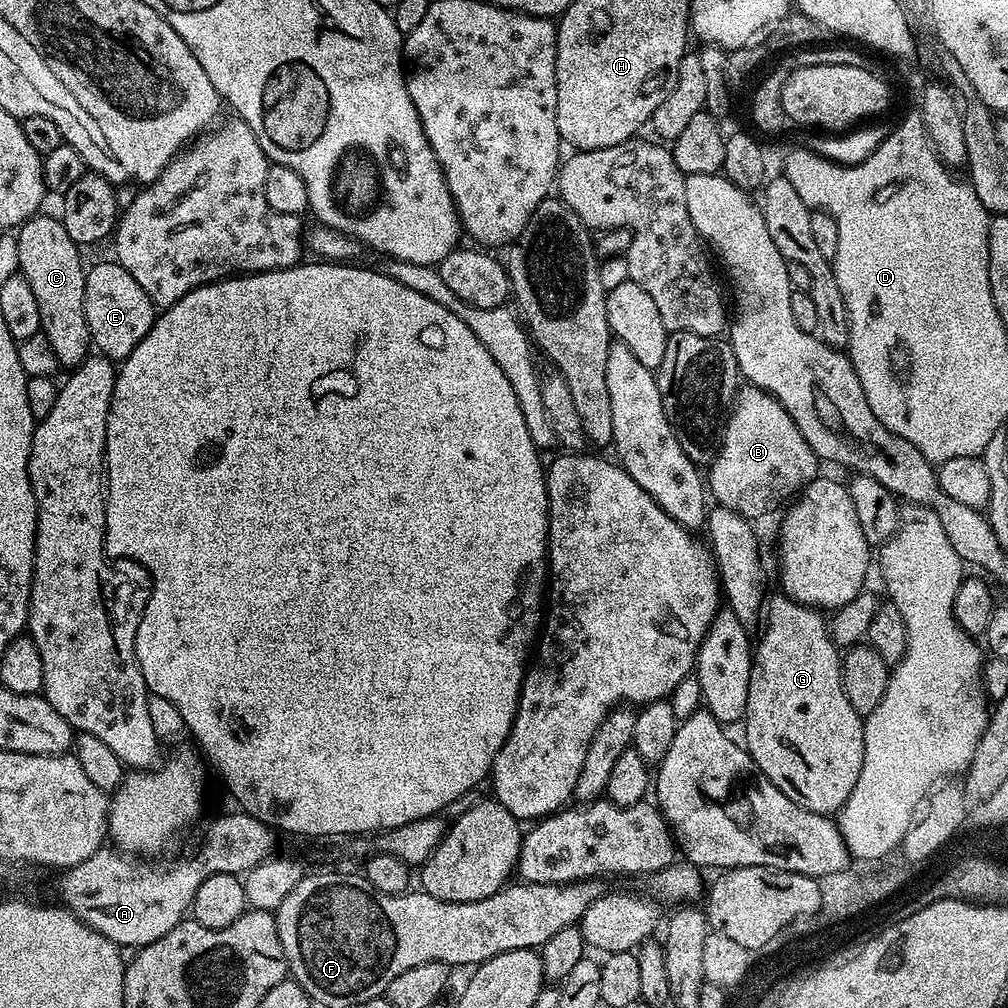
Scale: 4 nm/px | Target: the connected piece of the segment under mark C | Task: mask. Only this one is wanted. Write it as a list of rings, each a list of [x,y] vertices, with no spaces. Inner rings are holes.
[[[37,214],[30,217],[26,223],[19,225],[15,233],[18,242],[18,262],[20,263],[19,275],[30,282],[30,290],[34,290],[34,299],[38,301],[38,318],[40,319],[40,331],[50,342],[54,354],[58,354],[58,362],[61,369],[71,370],[76,367],[88,355],[90,355],[90,337],[86,326],[86,310],[84,309],[84,273],[86,263],[80,257],[81,249],[66,234],[66,226],[55,215],[44,216]]]

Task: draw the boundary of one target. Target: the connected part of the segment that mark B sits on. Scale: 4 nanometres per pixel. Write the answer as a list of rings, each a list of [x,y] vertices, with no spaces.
[[[744,386],[736,393],[735,401],[720,438],[720,453],[706,472],[706,488],[711,499],[719,507],[729,508],[746,519],[756,522],[759,516],[772,512],[783,500],[791,501],[811,480],[817,479],[818,457],[802,438],[802,430],[794,426],[794,418],[768,392],[760,388]]]

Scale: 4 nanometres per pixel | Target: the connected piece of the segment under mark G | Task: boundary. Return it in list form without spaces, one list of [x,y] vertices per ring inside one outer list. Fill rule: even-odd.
[[[775,596],[767,601],[766,619],[762,624],[764,633],[754,644],[742,743],[764,777],[774,782],[786,798],[796,800],[811,812],[836,814],[850,798],[858,774],[862,774],[864,722],[843,689],[842,652],[832,640],[825,613],[807,608],[789,596]]]

